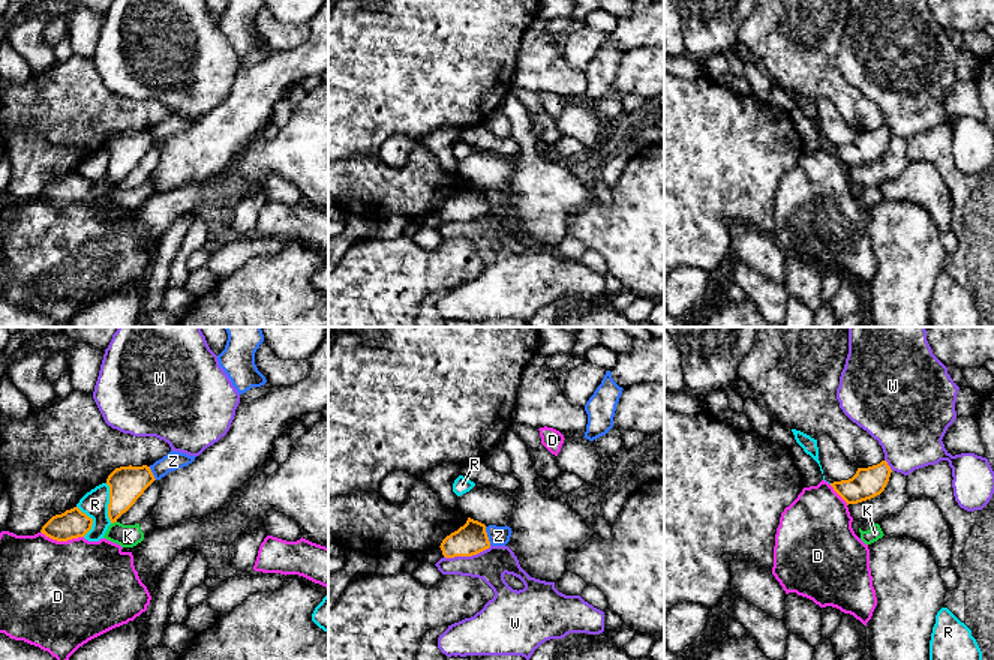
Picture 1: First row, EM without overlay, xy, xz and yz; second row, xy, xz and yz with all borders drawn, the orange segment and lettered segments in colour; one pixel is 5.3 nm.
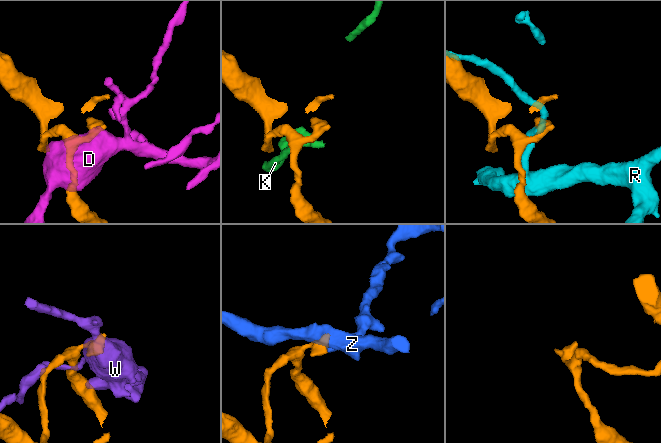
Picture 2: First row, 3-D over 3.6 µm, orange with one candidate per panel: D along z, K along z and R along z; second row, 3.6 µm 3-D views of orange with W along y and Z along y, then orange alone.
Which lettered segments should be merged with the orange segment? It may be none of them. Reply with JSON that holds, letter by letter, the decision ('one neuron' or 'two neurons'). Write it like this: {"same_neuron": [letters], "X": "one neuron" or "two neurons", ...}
{"same_neuron": [], "D": "two neurons", "K": "two neurons", "R": "two neurons", "W": "two neurons", "Z": "two neurons"}

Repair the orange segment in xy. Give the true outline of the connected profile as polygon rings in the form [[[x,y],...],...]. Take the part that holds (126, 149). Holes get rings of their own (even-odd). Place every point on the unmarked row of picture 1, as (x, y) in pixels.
[[[147,129],[115,132],[106,142],[109,150],[108,182],[111,188],[117,186],[154,144]]]

